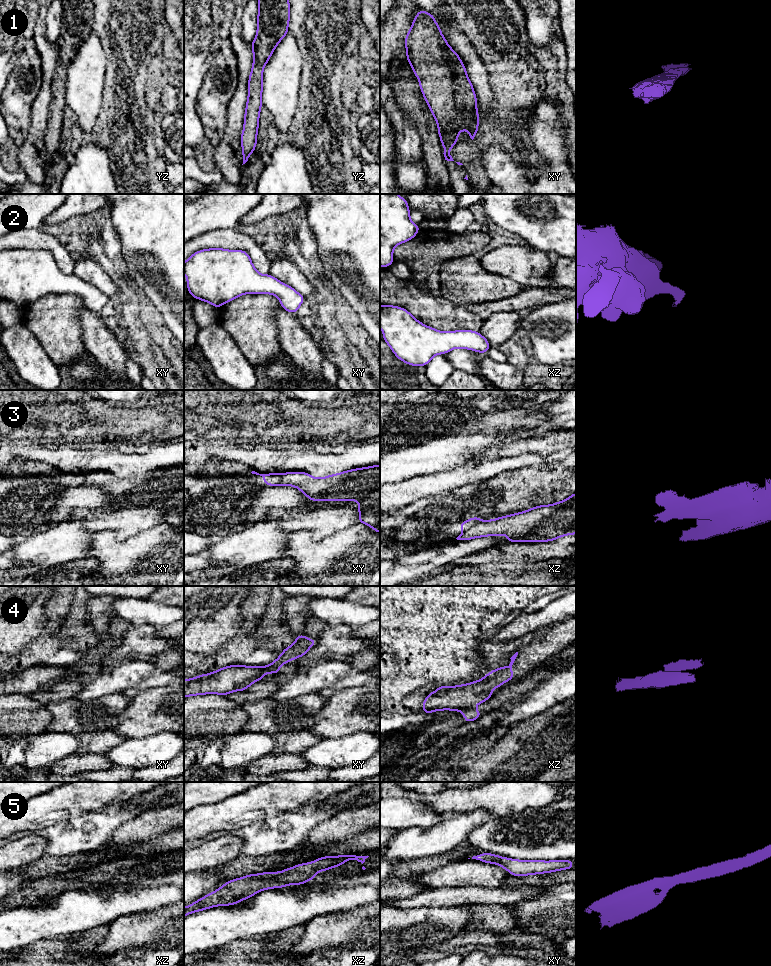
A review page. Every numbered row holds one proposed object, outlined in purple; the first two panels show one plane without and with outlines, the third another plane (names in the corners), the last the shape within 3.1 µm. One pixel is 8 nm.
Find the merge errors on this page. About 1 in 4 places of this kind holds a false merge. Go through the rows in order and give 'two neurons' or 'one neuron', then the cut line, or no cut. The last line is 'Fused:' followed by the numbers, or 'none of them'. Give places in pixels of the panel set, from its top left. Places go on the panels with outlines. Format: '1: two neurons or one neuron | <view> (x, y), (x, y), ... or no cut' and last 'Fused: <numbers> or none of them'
1: one neuron | no cut
2: one neuron | no cut
3: two neurons | xz (480, 520), (464, 531)
4: two neurons | xz (472, 707), (462, 711)
5: one neuron | no cut
Fused: 3, 4

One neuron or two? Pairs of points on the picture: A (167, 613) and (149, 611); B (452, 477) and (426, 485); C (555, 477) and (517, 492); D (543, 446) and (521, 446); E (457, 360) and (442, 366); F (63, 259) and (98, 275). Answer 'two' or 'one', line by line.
A: one
B: one
C: one
D: one
E: two
F: two

